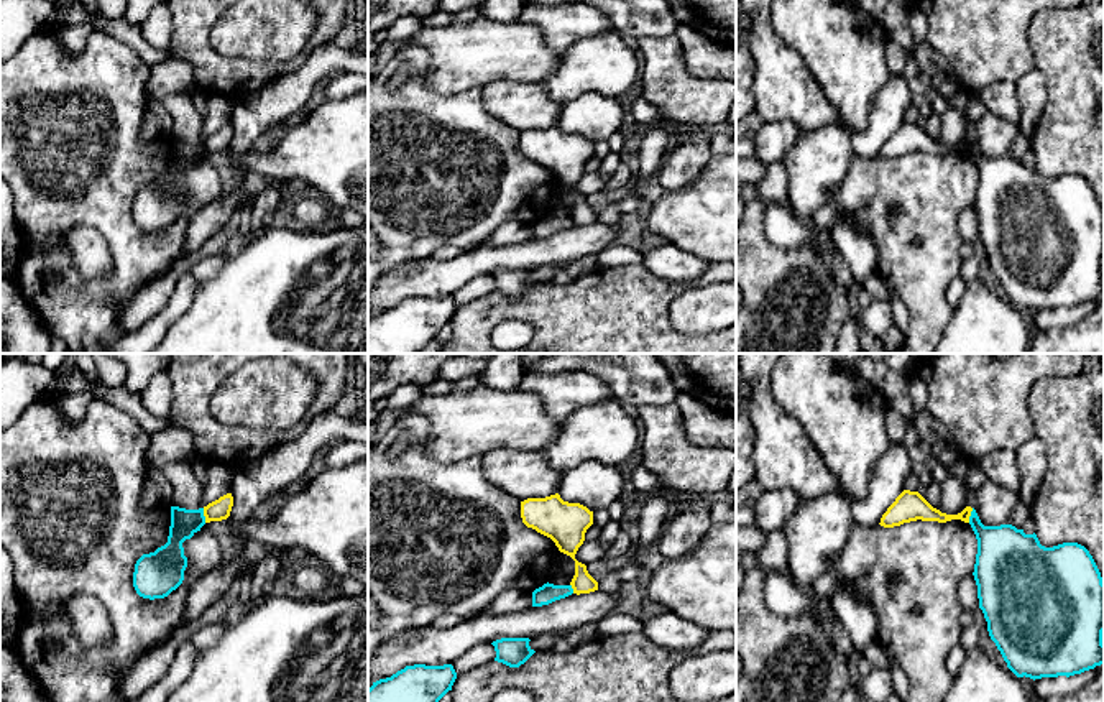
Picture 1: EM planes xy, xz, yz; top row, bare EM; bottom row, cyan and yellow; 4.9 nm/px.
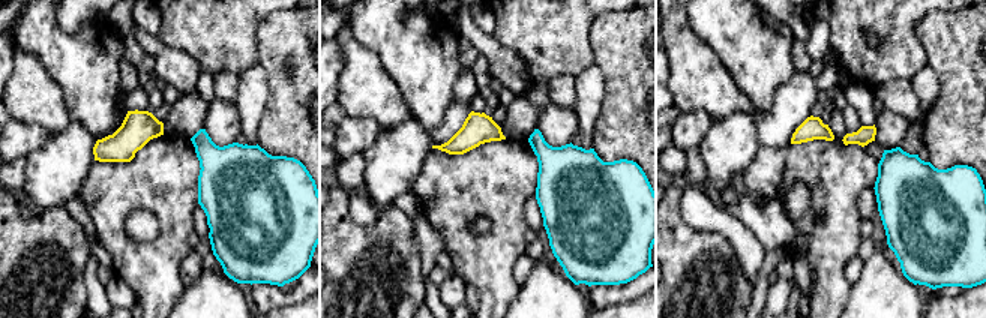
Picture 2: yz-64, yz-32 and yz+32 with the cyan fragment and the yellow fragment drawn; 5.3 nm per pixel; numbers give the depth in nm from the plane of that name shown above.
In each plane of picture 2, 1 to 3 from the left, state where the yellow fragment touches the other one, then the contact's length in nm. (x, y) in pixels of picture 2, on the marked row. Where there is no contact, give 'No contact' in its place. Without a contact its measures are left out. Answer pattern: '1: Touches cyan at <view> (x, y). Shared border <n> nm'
1: No contact
2: No contact
3: No contact

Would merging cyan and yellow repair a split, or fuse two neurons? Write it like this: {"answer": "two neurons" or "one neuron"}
{"answer": "two neurons"}

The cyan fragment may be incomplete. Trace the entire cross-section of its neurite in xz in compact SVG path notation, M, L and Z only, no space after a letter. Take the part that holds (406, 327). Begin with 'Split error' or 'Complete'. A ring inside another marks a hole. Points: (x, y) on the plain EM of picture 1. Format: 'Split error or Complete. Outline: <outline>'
Complete. Outline: M452 296L406 298L368 321L368 353L421 353L455 311Z

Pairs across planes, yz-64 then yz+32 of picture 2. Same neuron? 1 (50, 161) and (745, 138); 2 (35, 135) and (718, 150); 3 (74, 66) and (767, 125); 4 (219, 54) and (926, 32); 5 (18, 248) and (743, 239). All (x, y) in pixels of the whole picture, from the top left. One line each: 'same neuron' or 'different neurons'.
1: same neuron
2: different neurons
3: different neurons
4: different neurons
5: different neurons

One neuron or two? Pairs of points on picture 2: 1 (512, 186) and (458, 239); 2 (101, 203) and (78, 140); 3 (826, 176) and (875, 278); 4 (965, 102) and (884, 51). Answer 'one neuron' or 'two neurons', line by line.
1: one neuron
2: two neurons
3: two neurons
4: two neurons

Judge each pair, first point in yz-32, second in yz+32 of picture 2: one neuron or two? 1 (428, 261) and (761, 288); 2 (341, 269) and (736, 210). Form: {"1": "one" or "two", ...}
{"1": "two", "2": "two"}

